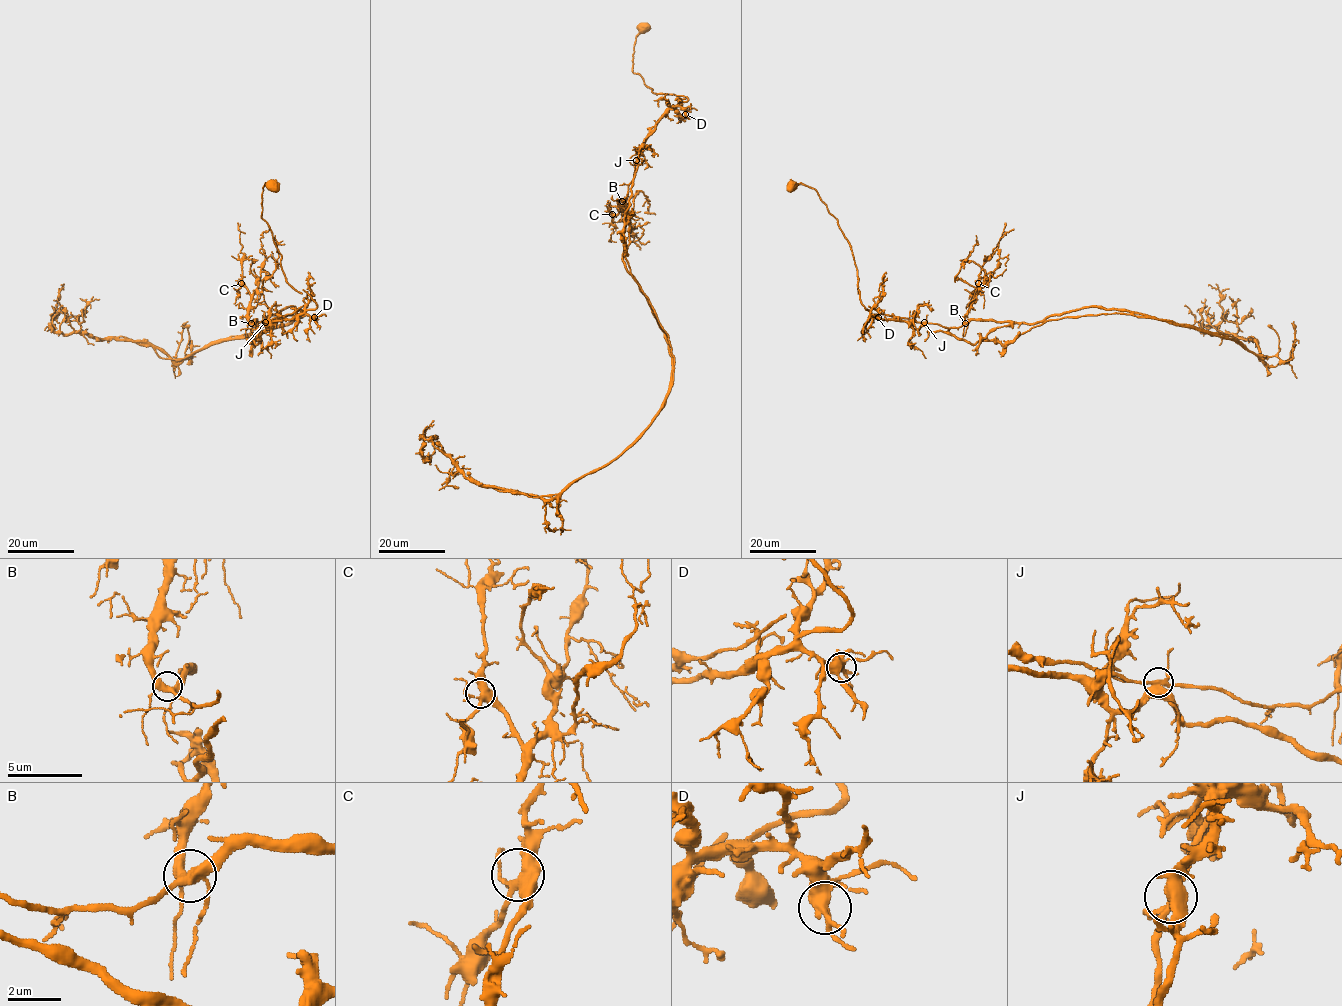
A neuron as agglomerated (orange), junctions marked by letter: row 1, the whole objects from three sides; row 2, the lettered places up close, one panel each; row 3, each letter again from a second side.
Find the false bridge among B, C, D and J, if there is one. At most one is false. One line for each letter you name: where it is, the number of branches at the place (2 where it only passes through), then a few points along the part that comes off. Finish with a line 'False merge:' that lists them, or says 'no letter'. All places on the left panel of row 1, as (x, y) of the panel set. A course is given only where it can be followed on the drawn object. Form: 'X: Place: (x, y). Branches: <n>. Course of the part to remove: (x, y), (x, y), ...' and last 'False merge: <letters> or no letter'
J: Place: (265, 322). Branches: 5. Course of the part to remove: (265, 322), (253, 344), (265, 321), (303, 314), (183, 358), (122, 337), (96, 340)
False merge: J

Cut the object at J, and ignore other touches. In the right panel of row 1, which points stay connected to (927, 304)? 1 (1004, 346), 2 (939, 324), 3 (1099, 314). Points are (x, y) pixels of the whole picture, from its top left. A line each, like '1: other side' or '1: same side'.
1: same side
2: other side
3: same side

